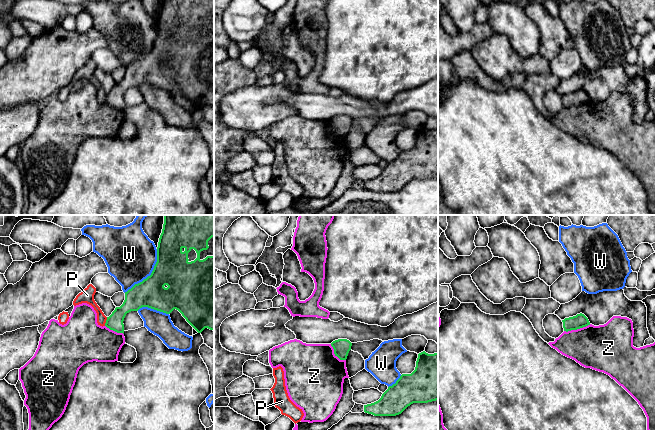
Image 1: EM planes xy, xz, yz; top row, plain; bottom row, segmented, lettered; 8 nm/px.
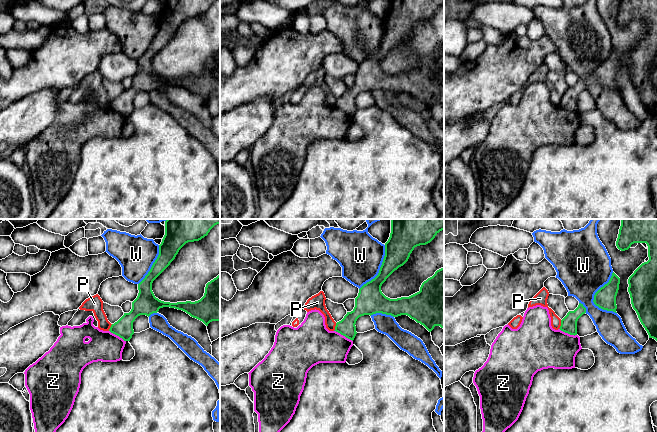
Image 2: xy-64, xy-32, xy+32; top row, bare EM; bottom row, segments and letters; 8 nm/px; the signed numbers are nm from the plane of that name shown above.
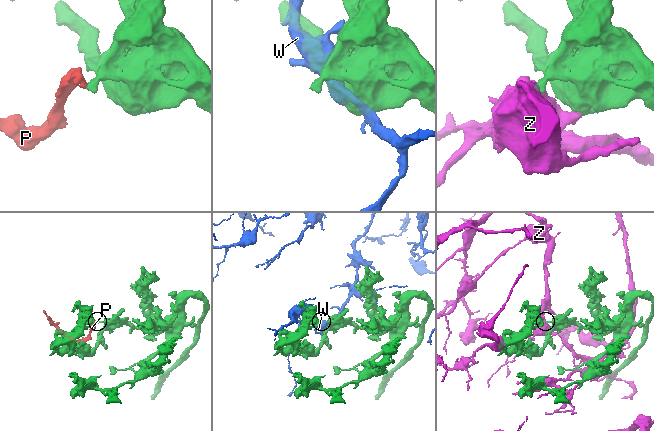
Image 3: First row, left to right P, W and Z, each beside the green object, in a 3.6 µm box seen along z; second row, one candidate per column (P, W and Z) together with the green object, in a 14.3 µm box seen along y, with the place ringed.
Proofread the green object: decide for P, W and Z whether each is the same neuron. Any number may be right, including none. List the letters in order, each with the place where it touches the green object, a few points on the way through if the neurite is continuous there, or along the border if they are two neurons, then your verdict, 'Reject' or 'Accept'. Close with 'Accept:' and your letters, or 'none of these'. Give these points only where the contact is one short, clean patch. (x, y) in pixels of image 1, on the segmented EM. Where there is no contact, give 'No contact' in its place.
P: Touches green at xy (106, 321). Boundary: xy (107, 317), (104, 325). Reject
W: Touches green at xy (150, 275). Reject
Z: Touches green at yz (577, 328). Reject
Accept: none of these

